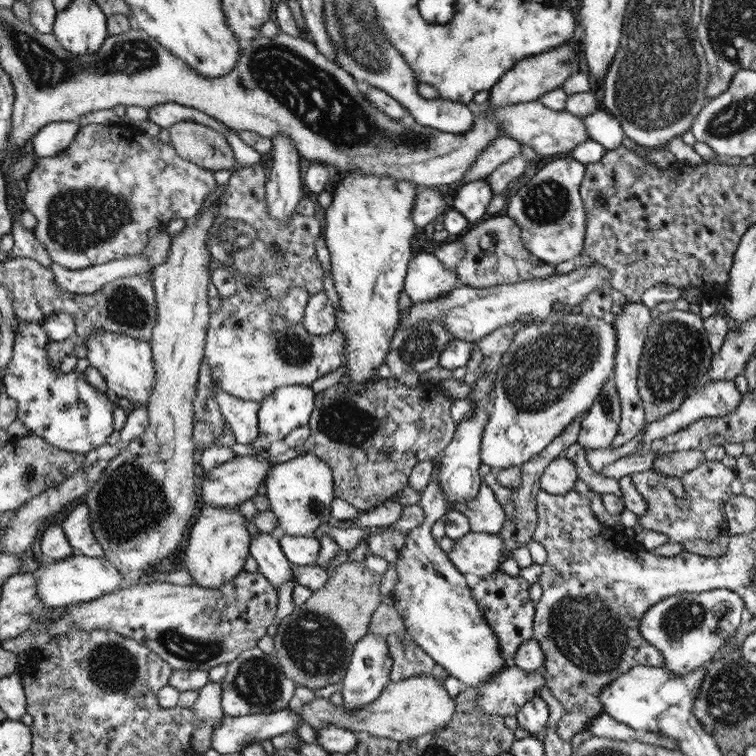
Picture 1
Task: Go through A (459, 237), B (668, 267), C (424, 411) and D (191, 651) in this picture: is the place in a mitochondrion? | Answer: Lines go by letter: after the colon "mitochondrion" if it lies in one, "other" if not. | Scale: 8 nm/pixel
A: other
B: other
C: other
D: mitochondrion

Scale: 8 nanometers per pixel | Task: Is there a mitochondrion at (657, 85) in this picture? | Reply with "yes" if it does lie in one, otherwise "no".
yes

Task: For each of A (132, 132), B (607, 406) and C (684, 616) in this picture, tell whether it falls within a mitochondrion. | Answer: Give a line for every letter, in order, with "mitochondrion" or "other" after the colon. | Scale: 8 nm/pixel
A: other
B: mitochondrion
C: mitochondrion

